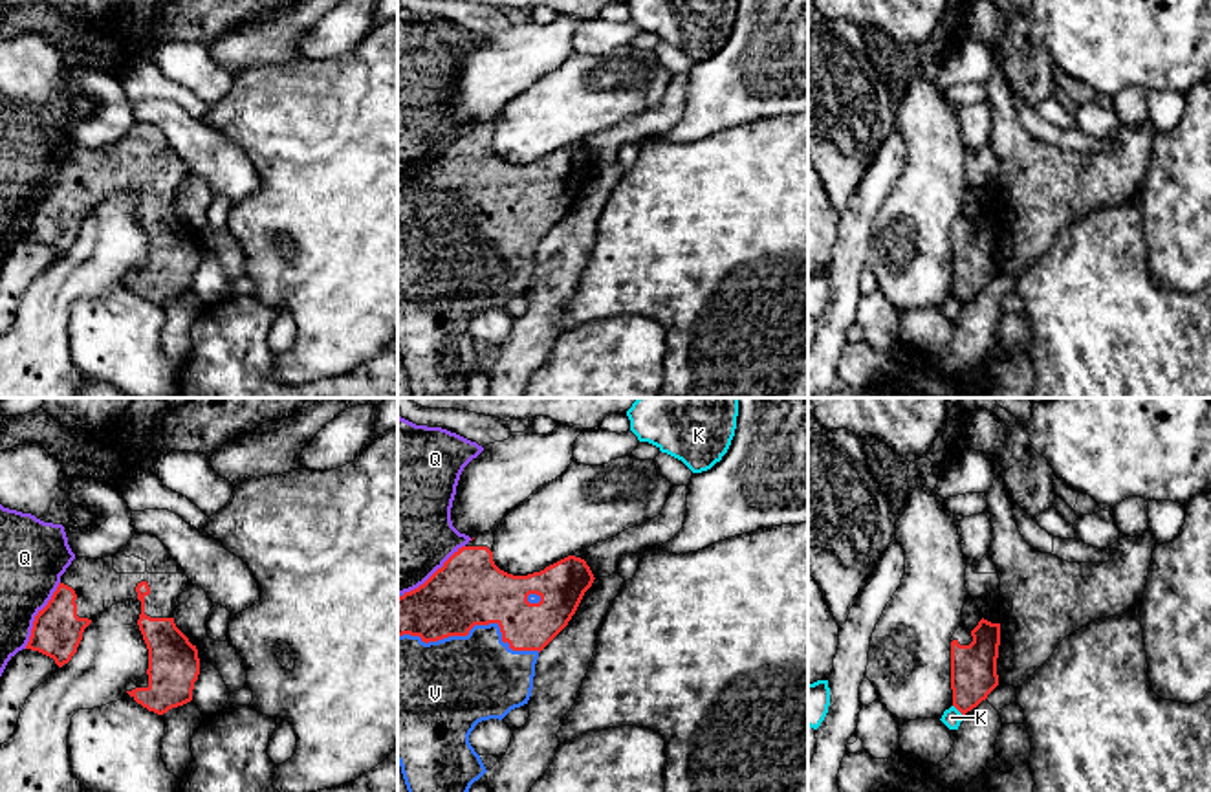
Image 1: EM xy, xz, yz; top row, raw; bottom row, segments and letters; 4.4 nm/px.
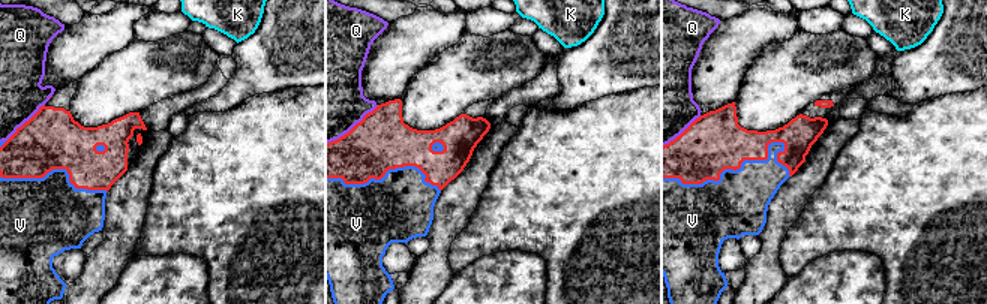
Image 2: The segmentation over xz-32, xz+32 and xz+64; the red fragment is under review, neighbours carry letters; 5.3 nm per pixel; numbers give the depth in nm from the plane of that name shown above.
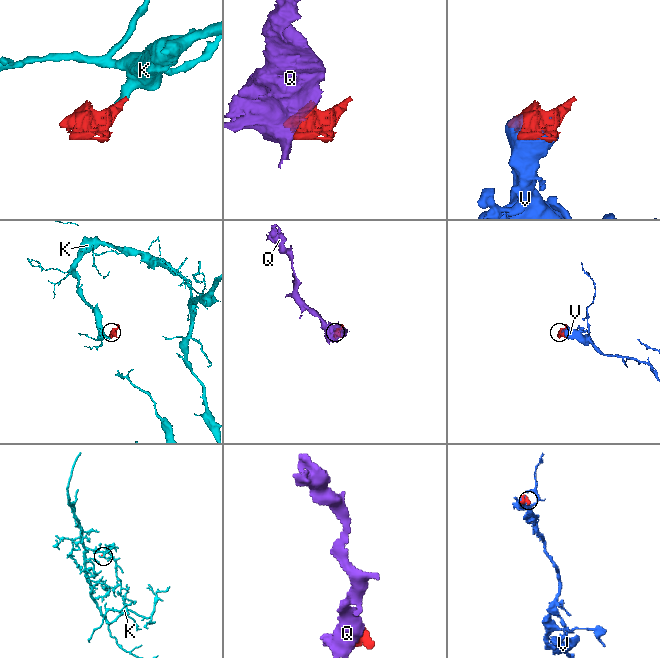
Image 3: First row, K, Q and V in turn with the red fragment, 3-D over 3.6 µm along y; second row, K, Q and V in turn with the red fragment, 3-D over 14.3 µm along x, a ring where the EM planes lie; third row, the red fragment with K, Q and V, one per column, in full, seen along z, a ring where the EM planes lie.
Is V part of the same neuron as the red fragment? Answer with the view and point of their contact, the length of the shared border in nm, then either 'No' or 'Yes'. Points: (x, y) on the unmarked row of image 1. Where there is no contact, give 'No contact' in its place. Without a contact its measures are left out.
Touches red at xz (473, 215). Shared border 650 nm. Yes

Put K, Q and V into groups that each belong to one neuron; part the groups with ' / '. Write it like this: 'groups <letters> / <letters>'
groups K / Q / V

